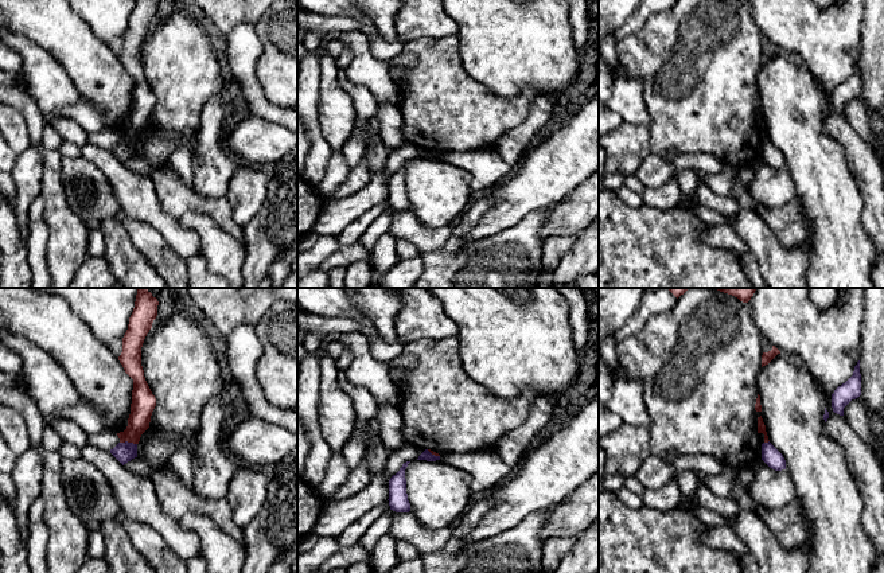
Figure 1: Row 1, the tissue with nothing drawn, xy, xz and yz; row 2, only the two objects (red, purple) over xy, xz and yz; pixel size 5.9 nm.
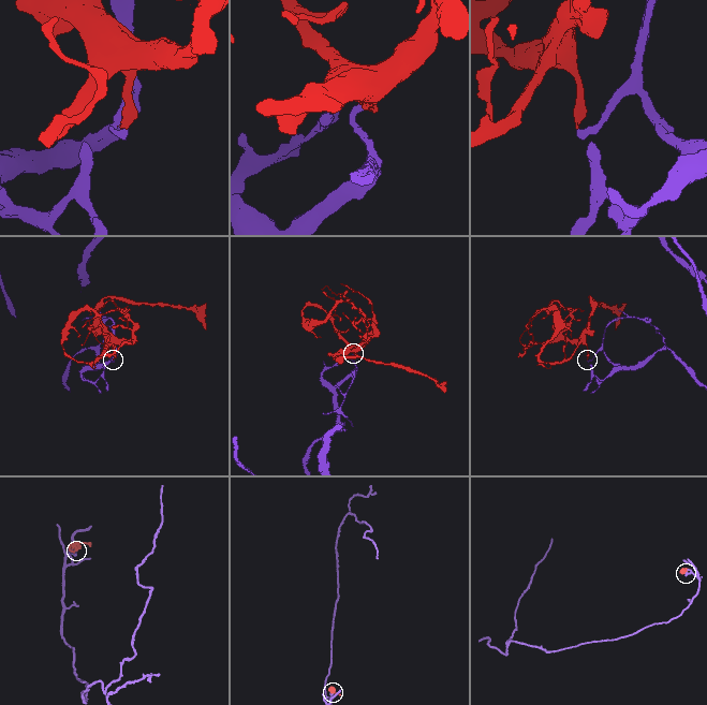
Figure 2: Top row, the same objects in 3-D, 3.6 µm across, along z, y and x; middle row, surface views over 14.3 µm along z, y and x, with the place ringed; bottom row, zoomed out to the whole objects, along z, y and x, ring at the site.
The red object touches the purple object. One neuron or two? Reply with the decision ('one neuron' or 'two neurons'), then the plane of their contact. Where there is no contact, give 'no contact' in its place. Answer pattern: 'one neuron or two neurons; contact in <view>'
two neurons; contact in xy

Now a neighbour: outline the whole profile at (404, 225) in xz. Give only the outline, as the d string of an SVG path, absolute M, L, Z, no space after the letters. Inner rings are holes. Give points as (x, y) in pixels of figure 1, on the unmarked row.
M392 211L390 229L398 239L413 243L420 254L441 249L452 235L453 225L431 230L420 223L416 214L409 211Z

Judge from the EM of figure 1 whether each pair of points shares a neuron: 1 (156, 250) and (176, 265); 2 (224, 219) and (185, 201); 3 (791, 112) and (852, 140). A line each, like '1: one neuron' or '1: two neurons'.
1: one neuron
2: one neuron
3: two neurons

